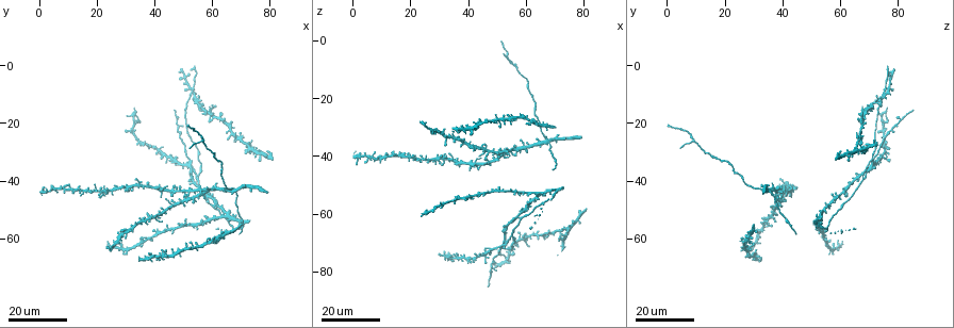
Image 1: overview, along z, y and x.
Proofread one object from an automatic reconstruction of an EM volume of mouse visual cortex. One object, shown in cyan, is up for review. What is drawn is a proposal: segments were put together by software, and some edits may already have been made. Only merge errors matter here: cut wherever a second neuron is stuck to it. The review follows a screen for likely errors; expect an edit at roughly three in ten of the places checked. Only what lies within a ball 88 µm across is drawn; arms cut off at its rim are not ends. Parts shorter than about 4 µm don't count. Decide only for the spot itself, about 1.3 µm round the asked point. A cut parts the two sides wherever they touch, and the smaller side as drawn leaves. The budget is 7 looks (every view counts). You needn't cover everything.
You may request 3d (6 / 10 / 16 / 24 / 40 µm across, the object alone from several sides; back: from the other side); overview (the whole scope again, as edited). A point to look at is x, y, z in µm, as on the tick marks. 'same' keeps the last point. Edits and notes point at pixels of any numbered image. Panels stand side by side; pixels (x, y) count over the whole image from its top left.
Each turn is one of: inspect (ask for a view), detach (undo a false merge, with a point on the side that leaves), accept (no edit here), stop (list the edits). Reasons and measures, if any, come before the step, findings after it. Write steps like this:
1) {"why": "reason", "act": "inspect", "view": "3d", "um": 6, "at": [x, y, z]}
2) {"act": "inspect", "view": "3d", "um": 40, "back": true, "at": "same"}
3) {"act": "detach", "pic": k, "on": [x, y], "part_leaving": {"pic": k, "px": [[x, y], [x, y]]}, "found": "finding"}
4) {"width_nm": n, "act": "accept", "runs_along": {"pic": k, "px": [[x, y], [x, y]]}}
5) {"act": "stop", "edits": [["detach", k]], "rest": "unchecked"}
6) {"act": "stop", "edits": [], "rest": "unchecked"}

{"why": "four-way junction", "act": "inspect", "view": "3d", "um": 24, "at": [41, 53, 36]}

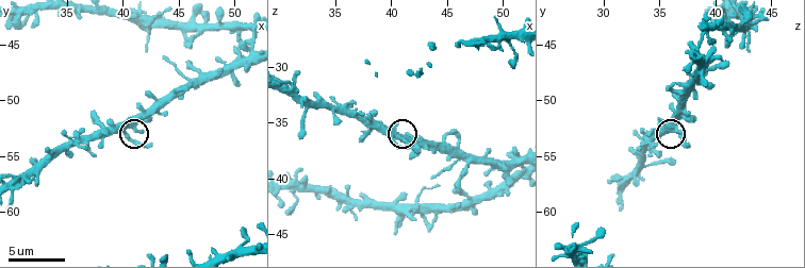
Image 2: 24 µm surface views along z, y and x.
{"act": "inspect", "view": "3d", "um": 6, "at": [40.0, 52.6, 36.4]}

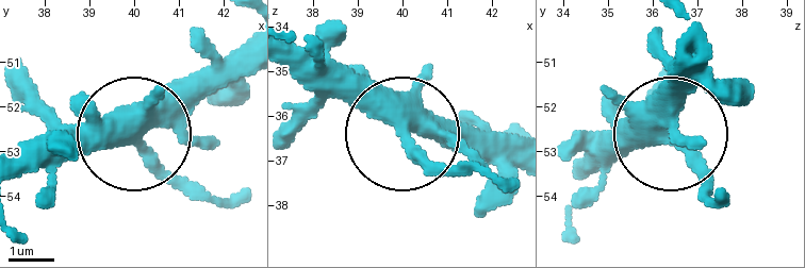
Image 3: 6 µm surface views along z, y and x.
{"arms": 4, "act": "accept", "found": "continuous, no second neuron"}

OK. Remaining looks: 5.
{"why": "thin arm on a thick one", "act": "inspect", "view": "3d", "um": 24, "at": [52, 35, 71]}

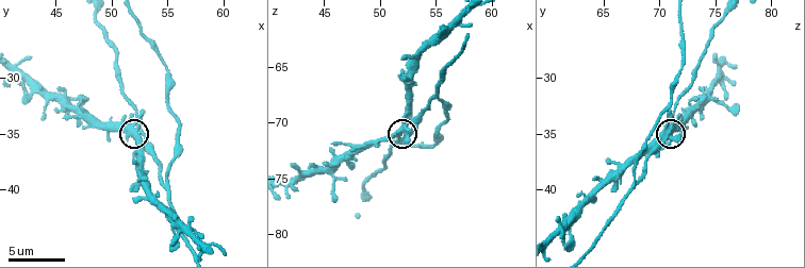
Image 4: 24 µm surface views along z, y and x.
{"why": "zoom in", "act": "inspect", "view": "3d", "um": 10, "at": [51.8, 34.2, 71.0]}

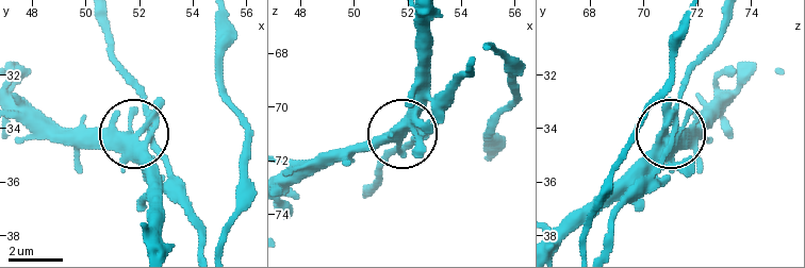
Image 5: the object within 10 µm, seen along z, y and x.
{"width_nm": 430, "act": "accept", "found": "all the same neuron"}

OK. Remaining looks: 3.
{"why": "side arm on a straight run", "act": "inspect", "view": "3d", "um": 16, "at": [55.0, 39.2, 67.8]}

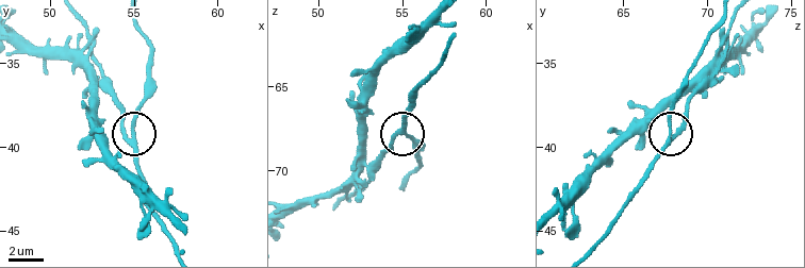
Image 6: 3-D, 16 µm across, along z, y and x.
{"width_nm": 230, "act": "accept", "found": "one neuron here"}

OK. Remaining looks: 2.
{"why": "side arm on a straight run", "act": "inspect", "view": "3d", "um": 24, "at": [53, 8, 75]}

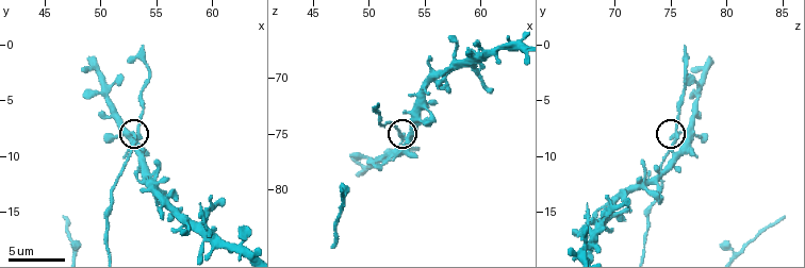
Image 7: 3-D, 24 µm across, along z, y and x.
{"act": "inspect", "view": "3d", "um": 10, "at": [53.0, 8.4, 75.2]}

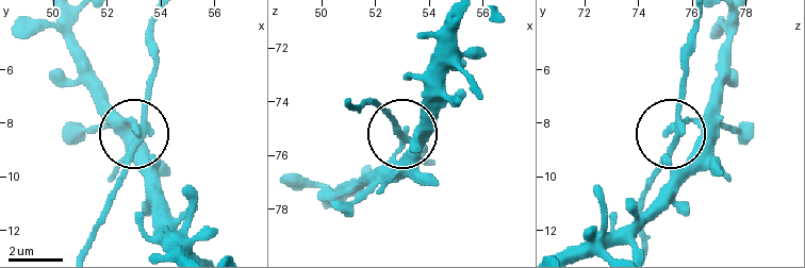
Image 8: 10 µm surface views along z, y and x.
{"arms": 3, "act": "accept", "runs_along": {"pic": 8, "px": [[85, 245], [133, 141], [127, 121], [101, 128]]}, "found": "one neuron here"}

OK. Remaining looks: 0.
{"act": "stop", "edits": [], "rest": "unchecked"}

